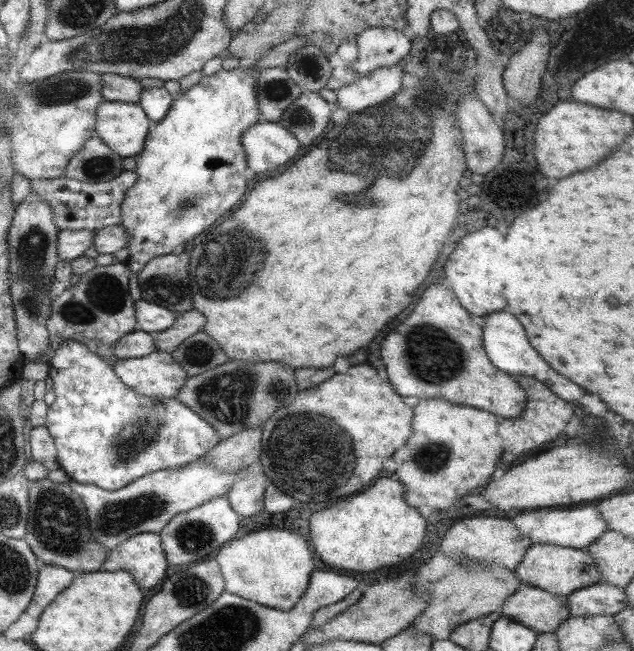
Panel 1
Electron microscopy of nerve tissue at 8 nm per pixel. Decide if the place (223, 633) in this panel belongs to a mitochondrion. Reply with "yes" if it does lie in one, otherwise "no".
yes

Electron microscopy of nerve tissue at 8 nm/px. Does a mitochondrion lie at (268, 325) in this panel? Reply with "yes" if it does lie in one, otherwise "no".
no

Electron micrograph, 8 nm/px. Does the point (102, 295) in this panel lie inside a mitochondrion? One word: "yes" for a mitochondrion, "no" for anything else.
yes

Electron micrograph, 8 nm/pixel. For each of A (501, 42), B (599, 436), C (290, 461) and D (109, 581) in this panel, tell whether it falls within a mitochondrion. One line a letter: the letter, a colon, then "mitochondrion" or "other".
A: other
B: other
C: other
D: other

